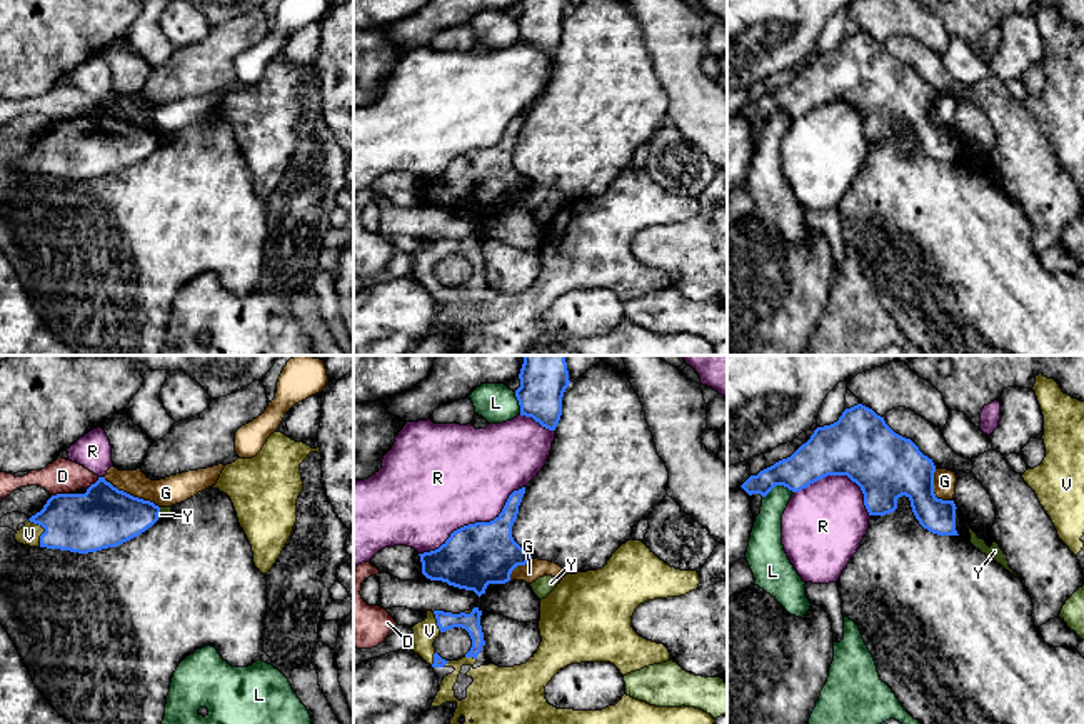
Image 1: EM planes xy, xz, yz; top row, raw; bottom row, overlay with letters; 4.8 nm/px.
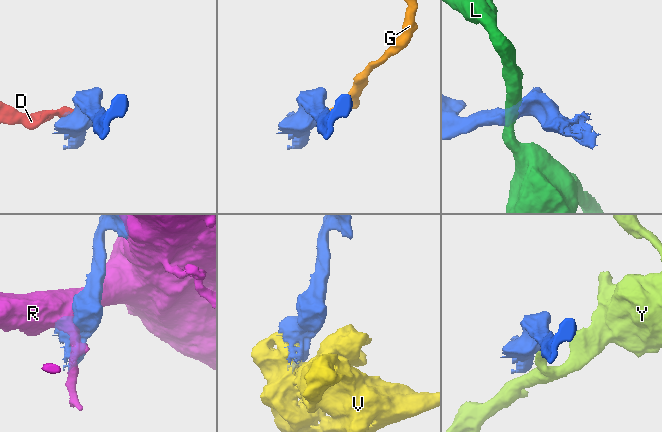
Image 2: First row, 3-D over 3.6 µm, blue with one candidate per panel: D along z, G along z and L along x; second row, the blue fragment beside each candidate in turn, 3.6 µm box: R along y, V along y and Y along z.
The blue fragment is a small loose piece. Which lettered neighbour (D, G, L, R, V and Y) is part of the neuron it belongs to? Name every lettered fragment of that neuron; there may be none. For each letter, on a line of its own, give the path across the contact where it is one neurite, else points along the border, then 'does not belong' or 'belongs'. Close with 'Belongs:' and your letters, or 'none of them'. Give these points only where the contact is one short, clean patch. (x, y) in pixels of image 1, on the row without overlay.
D: border xy (69, 119), (52, 122); does not belong
G: border xy (104, 102), (119, 115), (149, 125), (159, 134); does not belong
L: border yz (792, 117), (776, 112), (764, 124); does not belong
R: does not belong
V: belongs
Y: border xy (160, 134), (157, 145); does not belong
Belongs: V

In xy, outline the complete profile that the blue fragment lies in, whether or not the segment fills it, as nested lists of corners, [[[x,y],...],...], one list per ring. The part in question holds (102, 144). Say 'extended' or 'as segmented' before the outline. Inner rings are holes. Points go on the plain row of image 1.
extended | [[[98,103],[85,120],[52,122],[43,135],[17,157],[15,167],[30,173],[78,180],[117,173],[152,153],[160,133],[118,117]]]

